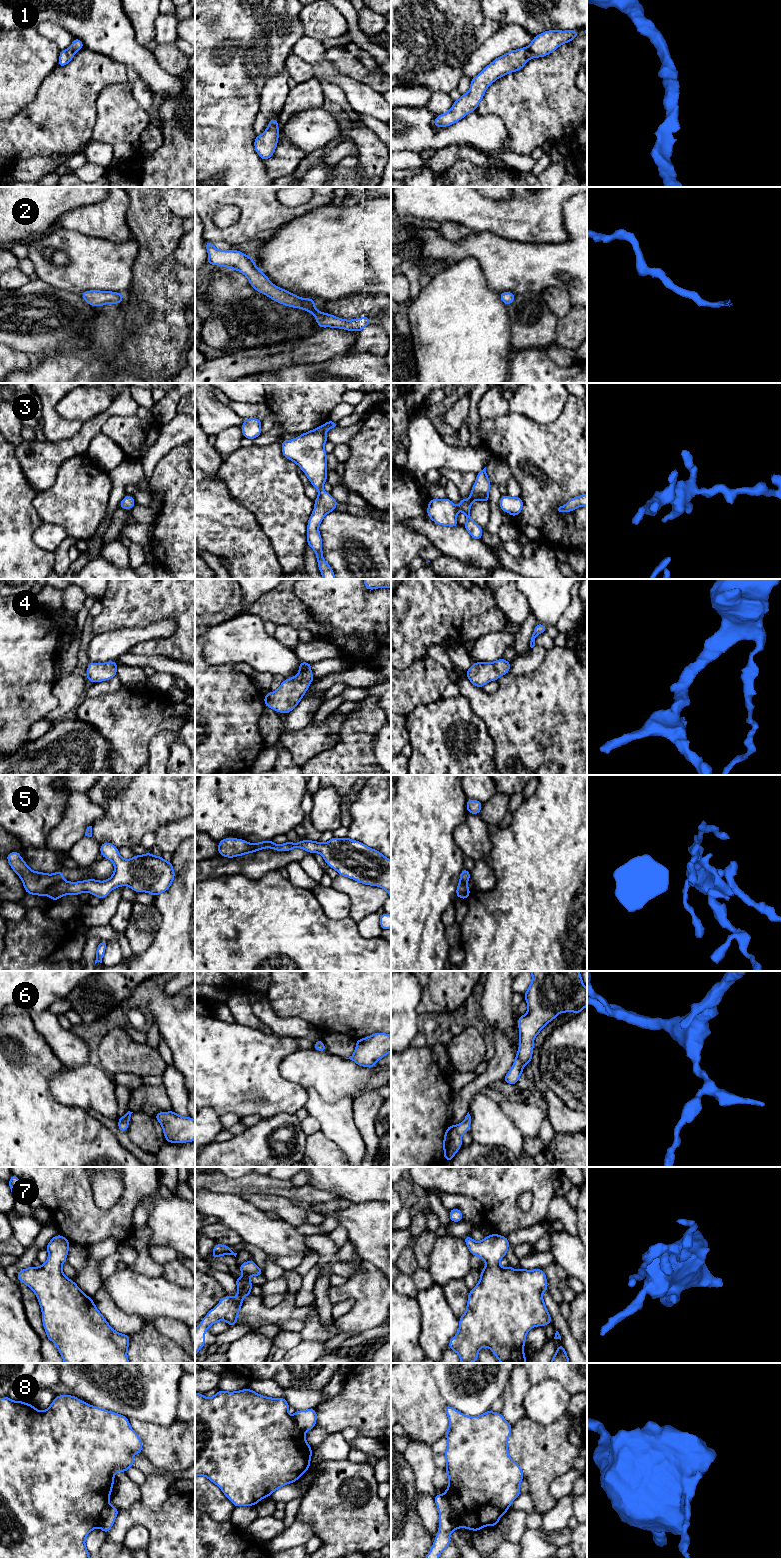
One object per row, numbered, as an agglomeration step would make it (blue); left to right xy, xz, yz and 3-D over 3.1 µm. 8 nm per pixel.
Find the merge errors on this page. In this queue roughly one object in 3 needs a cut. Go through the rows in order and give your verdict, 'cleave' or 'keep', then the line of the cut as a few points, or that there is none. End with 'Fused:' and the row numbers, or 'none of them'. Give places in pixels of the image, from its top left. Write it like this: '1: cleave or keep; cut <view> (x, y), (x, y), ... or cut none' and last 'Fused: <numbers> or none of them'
1: keep; cut none
2: keep; cut none
3: keep; cut none
4: keep; cut none
5: cleave; cut xy (64, 881), (52, 884), (46, 894)
6: keep; cut none
7: keep; cut none
8: keep; cut none
Fused: 5

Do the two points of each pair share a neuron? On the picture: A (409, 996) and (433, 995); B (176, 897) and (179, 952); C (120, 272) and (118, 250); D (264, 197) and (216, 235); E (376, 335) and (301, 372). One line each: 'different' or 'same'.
A: different
B: same
C: same
D: same
E: different

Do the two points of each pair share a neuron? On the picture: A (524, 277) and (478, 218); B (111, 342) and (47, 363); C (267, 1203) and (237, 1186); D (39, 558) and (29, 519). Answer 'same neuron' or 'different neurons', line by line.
A: different neurons
B: same neuron
C: different neurons
D: same neuron

